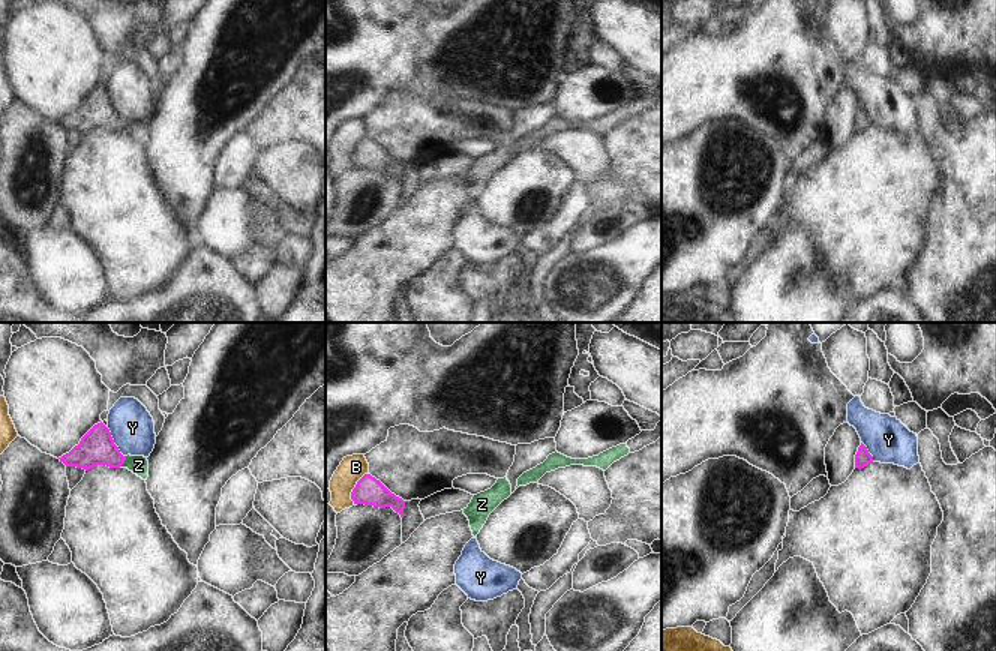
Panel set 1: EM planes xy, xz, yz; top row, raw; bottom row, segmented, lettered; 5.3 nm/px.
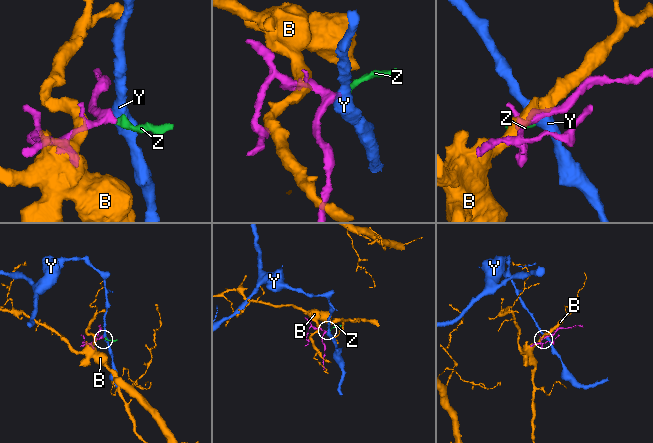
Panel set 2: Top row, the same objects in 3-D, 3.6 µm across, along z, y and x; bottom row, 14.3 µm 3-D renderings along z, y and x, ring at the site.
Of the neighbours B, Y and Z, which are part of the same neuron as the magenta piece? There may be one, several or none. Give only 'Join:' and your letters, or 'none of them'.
Join: Z

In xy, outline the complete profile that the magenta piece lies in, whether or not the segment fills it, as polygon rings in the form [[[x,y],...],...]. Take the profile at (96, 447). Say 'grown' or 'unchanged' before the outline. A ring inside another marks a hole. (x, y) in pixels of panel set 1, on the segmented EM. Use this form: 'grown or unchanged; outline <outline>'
grown; outline [[[100,422],[94,424],[69,453],[58,458],[68,466],[90,470],[96,465],[128,468],[142,480],[148,477],[148,460],[144,456],[123,456],[114,444],[110,429]]]

